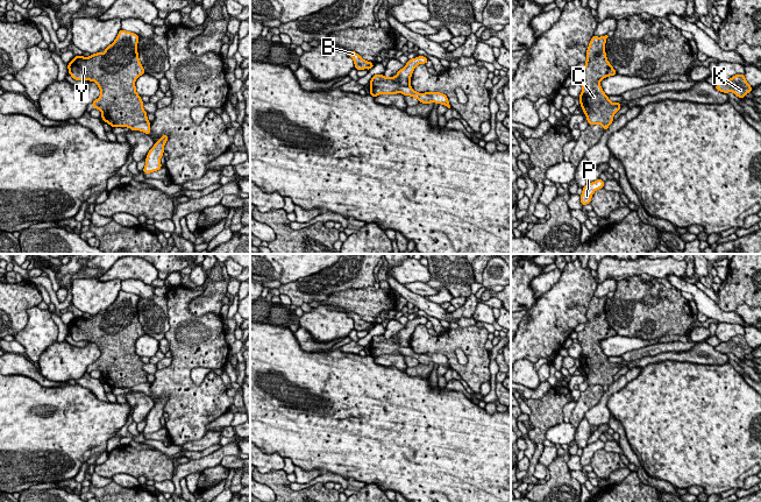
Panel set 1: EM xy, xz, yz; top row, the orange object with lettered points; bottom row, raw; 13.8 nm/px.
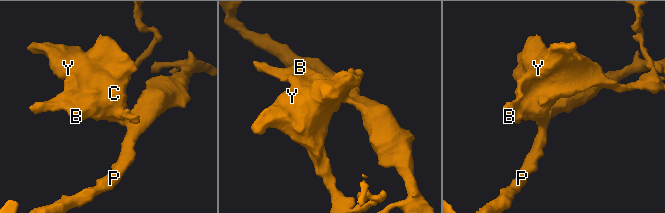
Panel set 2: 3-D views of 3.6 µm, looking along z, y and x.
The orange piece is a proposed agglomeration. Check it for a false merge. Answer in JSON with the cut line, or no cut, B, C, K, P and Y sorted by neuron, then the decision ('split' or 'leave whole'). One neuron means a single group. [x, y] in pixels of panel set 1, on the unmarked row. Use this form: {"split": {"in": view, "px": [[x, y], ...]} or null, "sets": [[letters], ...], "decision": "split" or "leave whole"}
{"split": {"in": "xy", "px": [[147, 381], [129, 388]]}, "sets": [["B", "C", "K", "Y"], ["P"]], "decision": "split"}

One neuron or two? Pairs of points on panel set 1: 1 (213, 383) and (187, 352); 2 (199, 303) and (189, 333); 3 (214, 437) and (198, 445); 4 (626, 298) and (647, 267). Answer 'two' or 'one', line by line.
1: one
2: two
3: one
4: two

